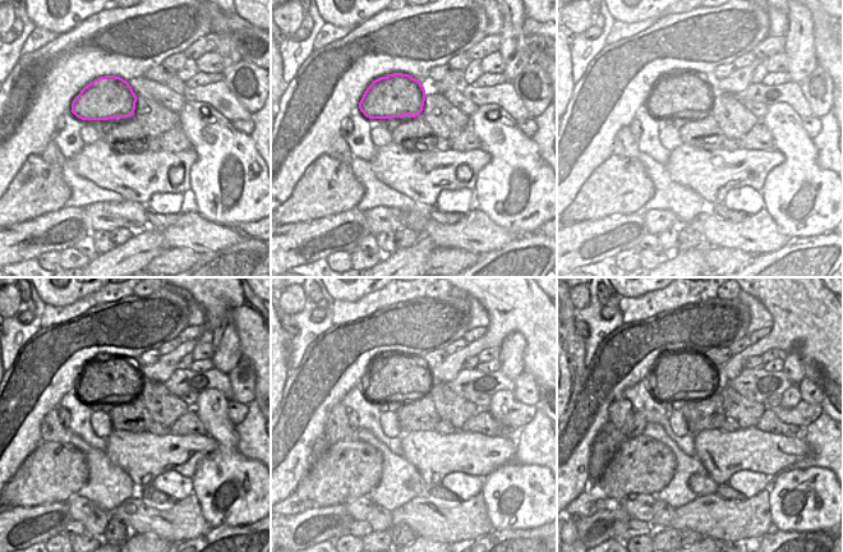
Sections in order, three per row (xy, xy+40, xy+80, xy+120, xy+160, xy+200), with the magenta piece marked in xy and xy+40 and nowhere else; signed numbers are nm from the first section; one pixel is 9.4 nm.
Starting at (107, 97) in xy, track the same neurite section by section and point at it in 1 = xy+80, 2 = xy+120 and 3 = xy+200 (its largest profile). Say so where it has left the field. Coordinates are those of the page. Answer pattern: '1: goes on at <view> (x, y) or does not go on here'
1: goes on at xy+80 (678, 93)
2: goes on at xy+120 (110, 377)
3: goes on at xy+200 (677, 375)

